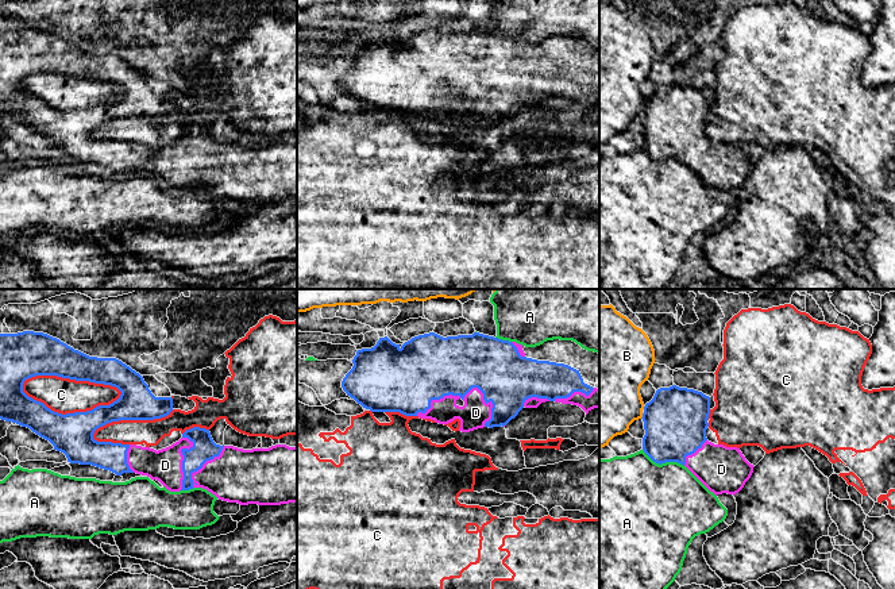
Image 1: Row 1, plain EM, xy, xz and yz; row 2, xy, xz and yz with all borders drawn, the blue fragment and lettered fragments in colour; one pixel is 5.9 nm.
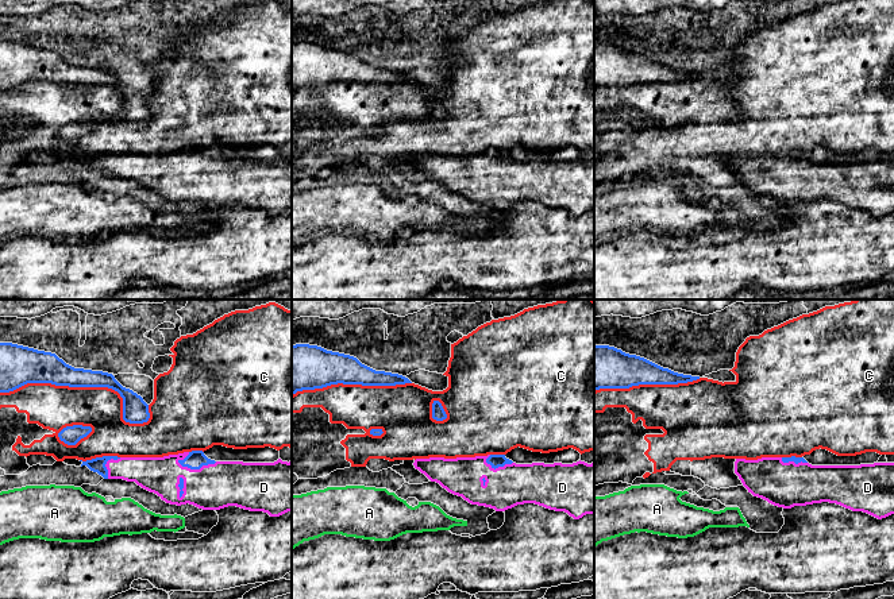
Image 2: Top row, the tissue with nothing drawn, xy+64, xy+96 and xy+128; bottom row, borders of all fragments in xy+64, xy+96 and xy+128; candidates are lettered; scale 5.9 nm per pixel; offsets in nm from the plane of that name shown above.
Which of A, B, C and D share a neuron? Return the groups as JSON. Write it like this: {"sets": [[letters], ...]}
{"sets": [["A"], ["B"], ["C"], ["D"]]}

